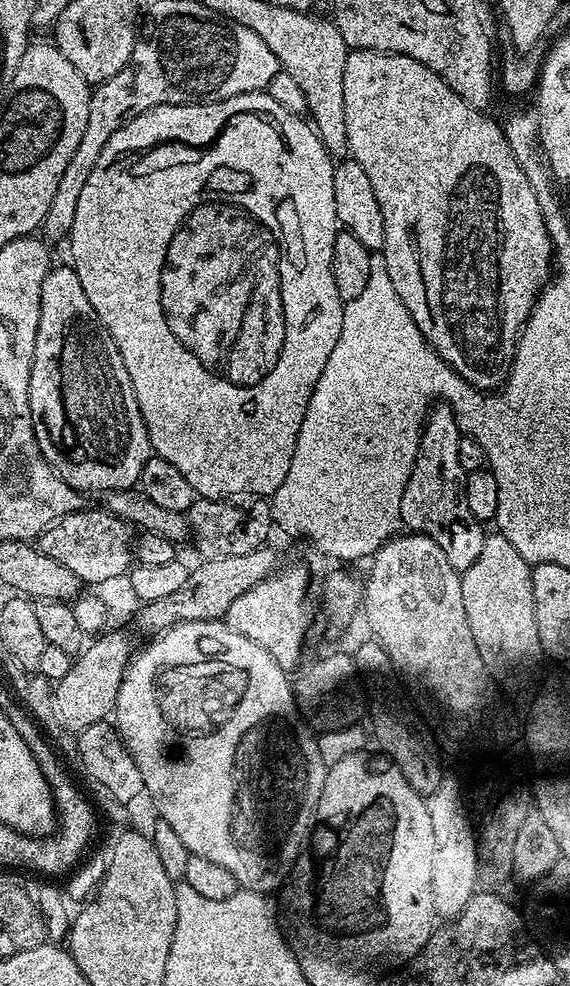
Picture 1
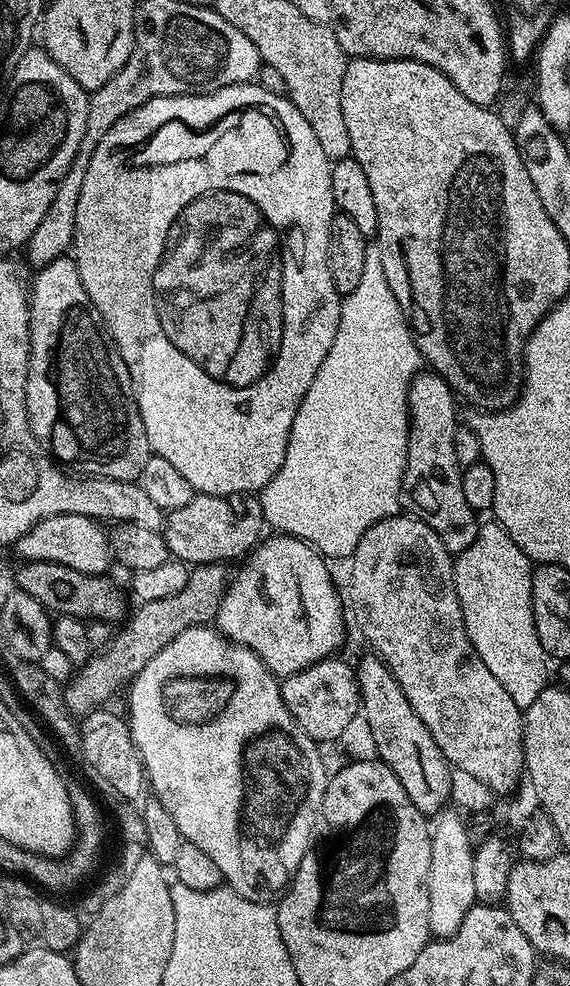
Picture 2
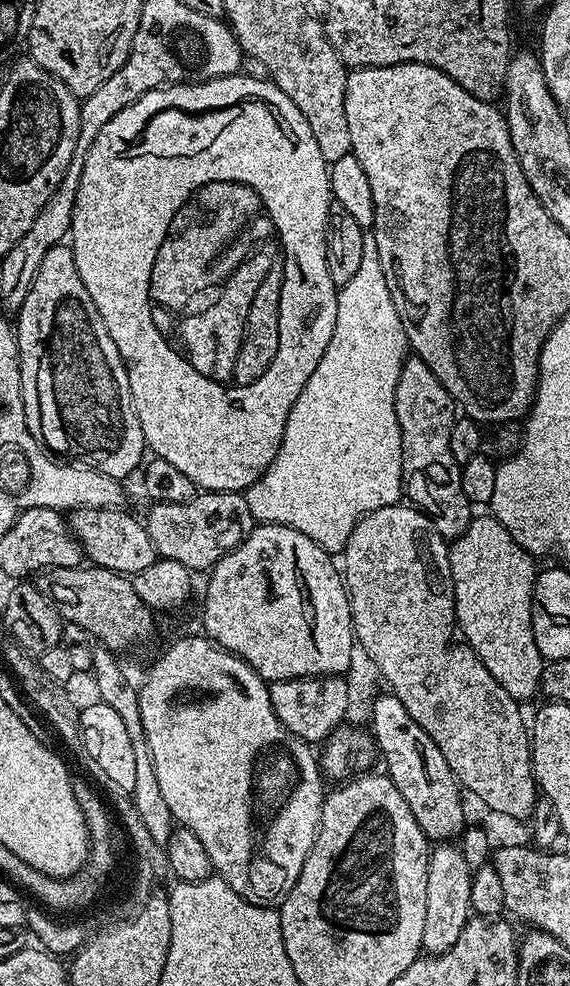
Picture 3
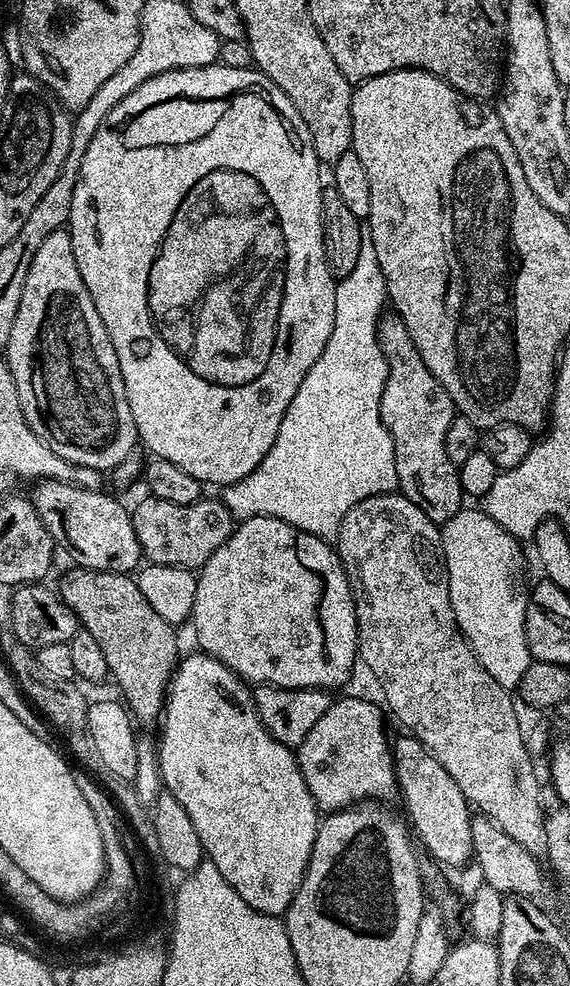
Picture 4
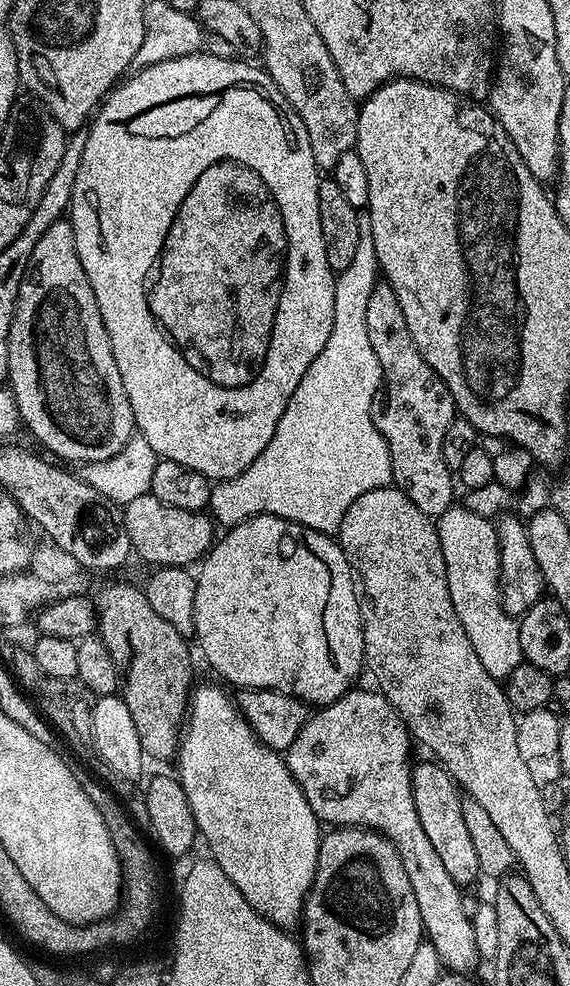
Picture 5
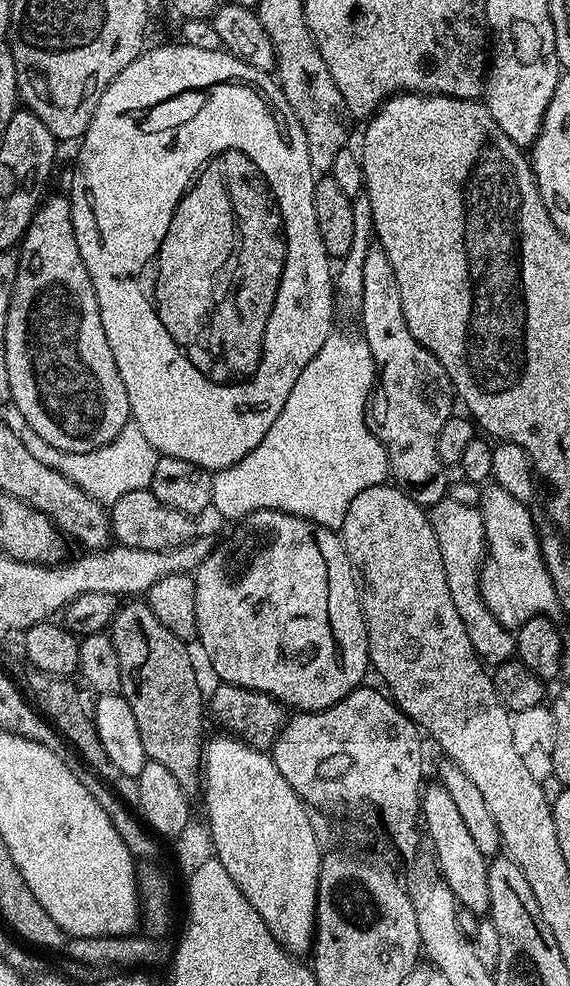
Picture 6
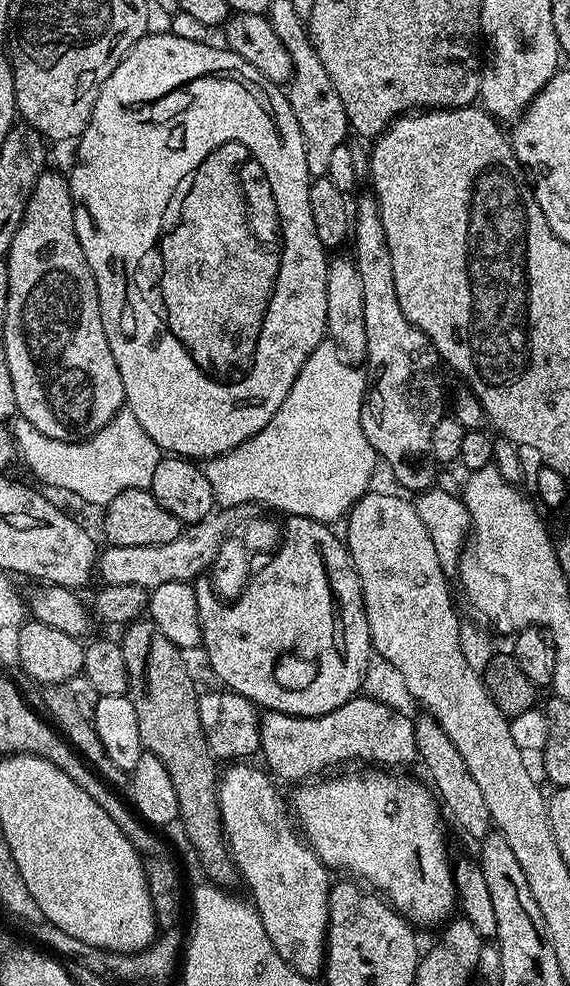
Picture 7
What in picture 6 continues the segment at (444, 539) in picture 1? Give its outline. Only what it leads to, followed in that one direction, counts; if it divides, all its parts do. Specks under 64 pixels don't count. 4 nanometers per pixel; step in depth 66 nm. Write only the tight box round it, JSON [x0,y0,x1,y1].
[358,246,454,505]

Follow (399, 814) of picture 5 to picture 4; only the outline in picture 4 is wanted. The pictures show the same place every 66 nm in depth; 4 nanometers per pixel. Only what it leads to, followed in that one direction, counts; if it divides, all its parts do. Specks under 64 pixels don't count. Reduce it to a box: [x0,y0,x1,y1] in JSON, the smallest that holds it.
[295,696,398,813]

